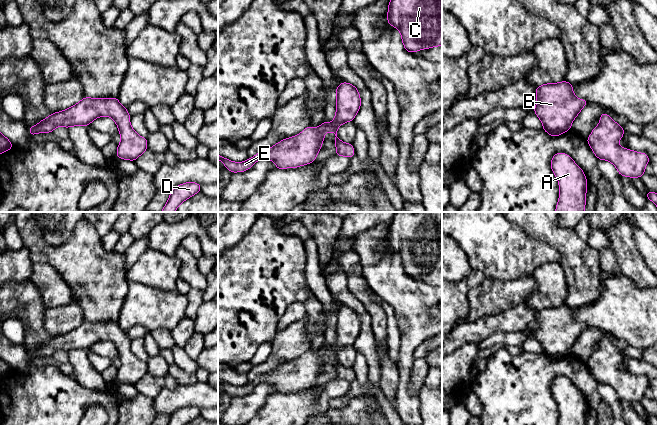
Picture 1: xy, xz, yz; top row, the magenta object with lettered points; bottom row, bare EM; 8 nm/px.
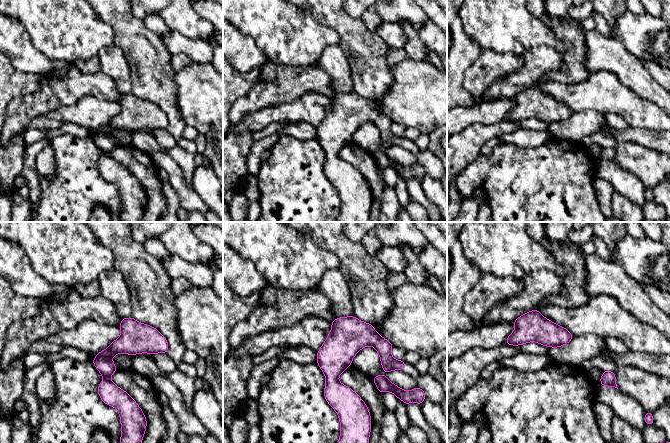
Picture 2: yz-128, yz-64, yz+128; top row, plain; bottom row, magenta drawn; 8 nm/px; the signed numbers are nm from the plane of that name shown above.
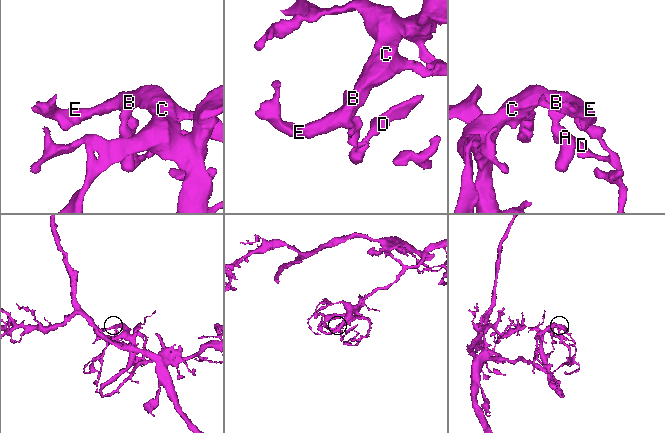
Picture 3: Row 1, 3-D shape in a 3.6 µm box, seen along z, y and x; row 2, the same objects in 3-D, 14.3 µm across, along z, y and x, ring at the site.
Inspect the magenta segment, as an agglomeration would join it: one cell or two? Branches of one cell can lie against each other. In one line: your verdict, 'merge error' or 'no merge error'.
no merge error

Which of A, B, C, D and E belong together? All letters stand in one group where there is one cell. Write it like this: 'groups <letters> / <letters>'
groups A B C D E

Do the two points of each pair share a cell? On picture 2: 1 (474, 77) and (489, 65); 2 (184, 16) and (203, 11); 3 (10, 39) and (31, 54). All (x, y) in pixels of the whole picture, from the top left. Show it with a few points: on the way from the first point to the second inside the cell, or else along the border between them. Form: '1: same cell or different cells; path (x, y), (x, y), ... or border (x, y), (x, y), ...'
1: same cell; path (478, 76), (485, 69)
2: different cells; border (194, 10), (212, 26)
3: same cell; path (14, 44), (26, 54)

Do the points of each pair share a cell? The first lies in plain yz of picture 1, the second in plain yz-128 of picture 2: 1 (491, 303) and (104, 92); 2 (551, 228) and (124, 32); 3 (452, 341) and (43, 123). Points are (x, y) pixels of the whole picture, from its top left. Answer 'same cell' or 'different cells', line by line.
1: same cell
2: same cell
3: same cell

